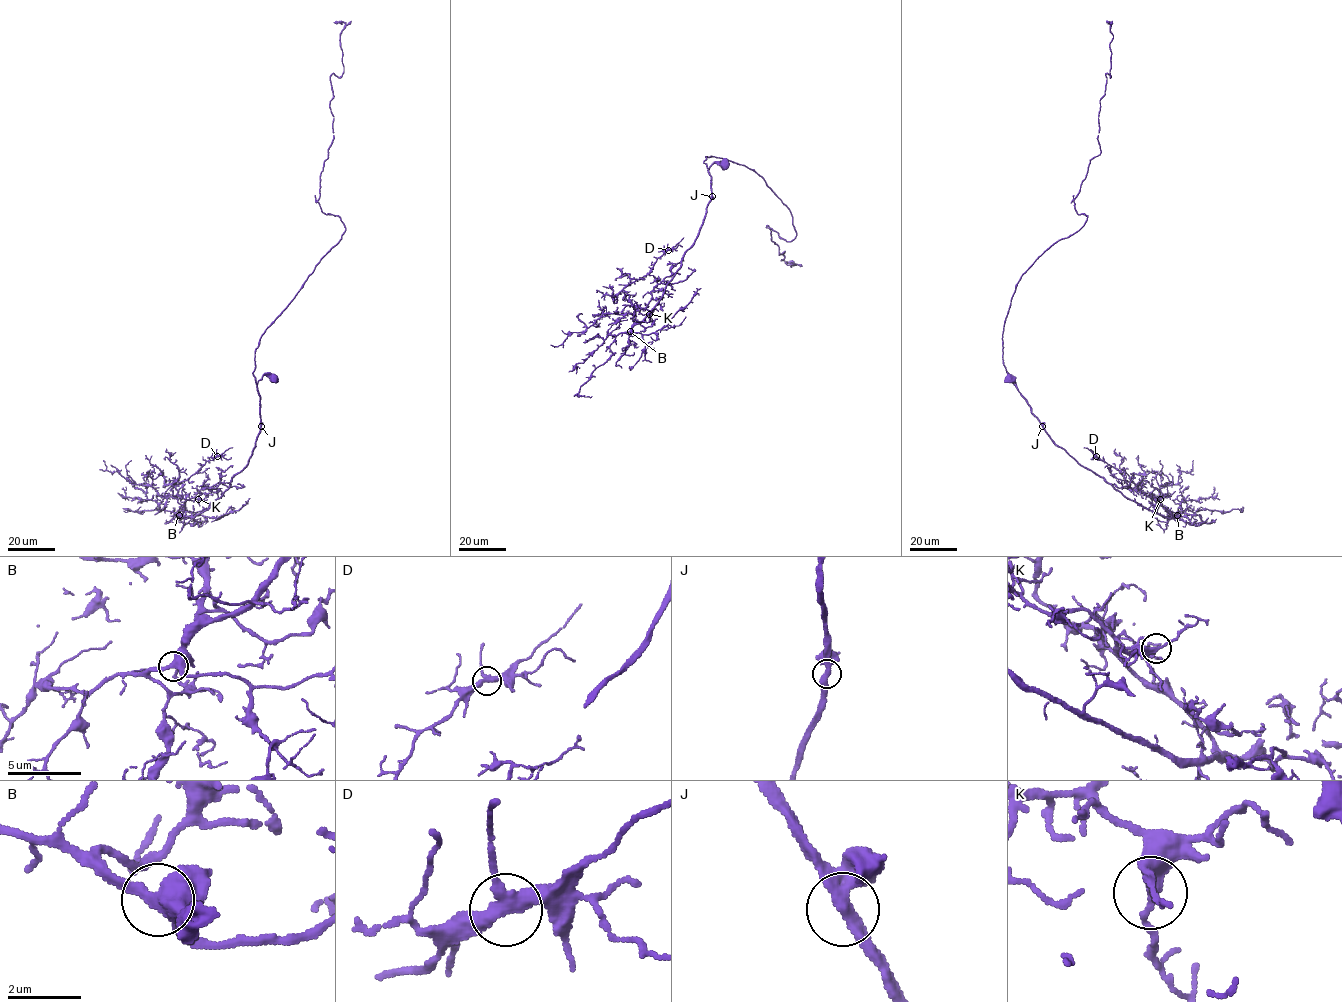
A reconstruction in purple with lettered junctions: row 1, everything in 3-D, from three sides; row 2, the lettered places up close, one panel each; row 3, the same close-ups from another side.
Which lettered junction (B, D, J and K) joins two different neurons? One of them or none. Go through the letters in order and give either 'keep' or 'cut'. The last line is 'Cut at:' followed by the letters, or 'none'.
B: keep
D: keep
J: keep
K: keep
Cut at: none

